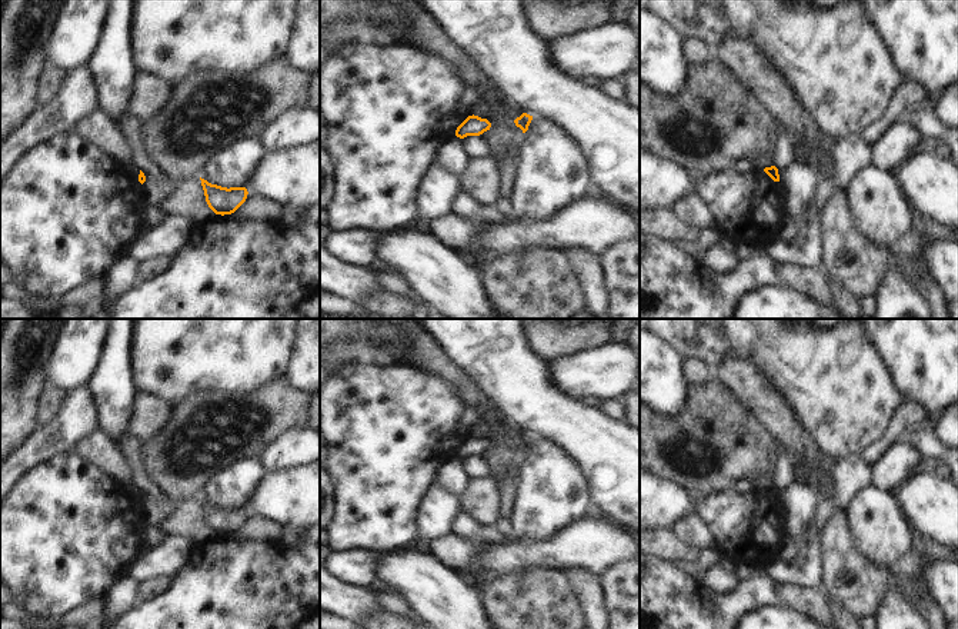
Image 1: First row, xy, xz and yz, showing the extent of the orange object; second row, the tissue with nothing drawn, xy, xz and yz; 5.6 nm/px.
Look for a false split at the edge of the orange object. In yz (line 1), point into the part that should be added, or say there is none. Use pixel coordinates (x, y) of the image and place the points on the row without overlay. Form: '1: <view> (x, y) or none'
1: none

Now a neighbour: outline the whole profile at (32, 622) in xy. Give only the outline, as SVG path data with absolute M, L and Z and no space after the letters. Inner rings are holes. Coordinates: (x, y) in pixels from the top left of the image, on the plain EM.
M30 616L24 623L29 629L59 629L59 620L49 620Z

